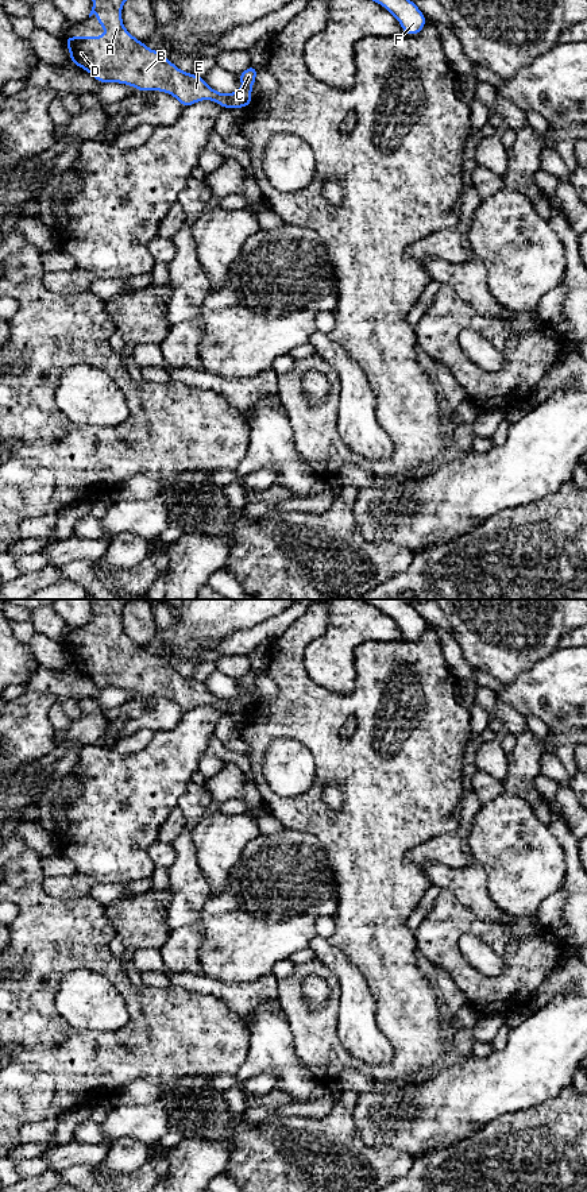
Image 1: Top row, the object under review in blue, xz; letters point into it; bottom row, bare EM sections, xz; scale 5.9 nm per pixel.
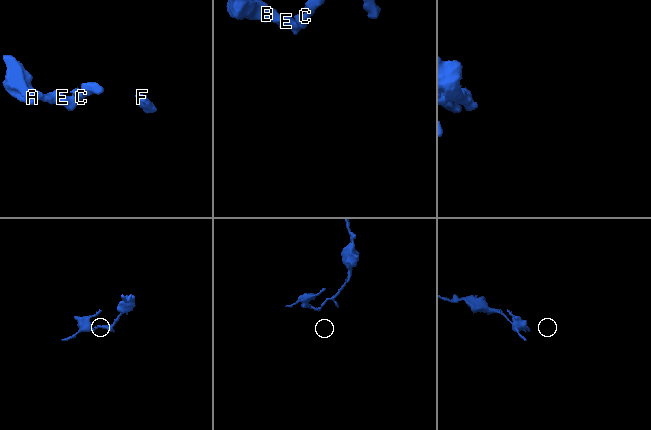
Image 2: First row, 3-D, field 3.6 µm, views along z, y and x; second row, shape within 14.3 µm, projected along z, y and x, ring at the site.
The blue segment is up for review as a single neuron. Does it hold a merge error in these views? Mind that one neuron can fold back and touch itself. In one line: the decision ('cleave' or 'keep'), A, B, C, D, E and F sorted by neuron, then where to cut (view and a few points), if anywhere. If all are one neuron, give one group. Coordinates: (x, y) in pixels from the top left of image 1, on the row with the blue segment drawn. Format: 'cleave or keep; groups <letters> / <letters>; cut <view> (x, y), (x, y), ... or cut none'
cleave; groups A B D E / C F; cut xz (227, 95), (232, 107)

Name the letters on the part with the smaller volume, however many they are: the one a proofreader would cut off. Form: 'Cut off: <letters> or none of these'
Cut off: A, B, D, E

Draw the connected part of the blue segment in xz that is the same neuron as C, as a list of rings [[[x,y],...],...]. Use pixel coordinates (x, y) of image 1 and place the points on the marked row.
[[[251,63],[247,70],[236,74],[236,77],[244,84],[244,86],[228,94],[232,108],[247,108],[254,100],[251,88],[256,81],[258,69],[258,66]]]

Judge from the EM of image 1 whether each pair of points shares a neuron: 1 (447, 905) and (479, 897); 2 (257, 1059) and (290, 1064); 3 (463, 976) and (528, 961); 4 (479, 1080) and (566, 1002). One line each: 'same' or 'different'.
1: different
2: same
3: same
4: same

